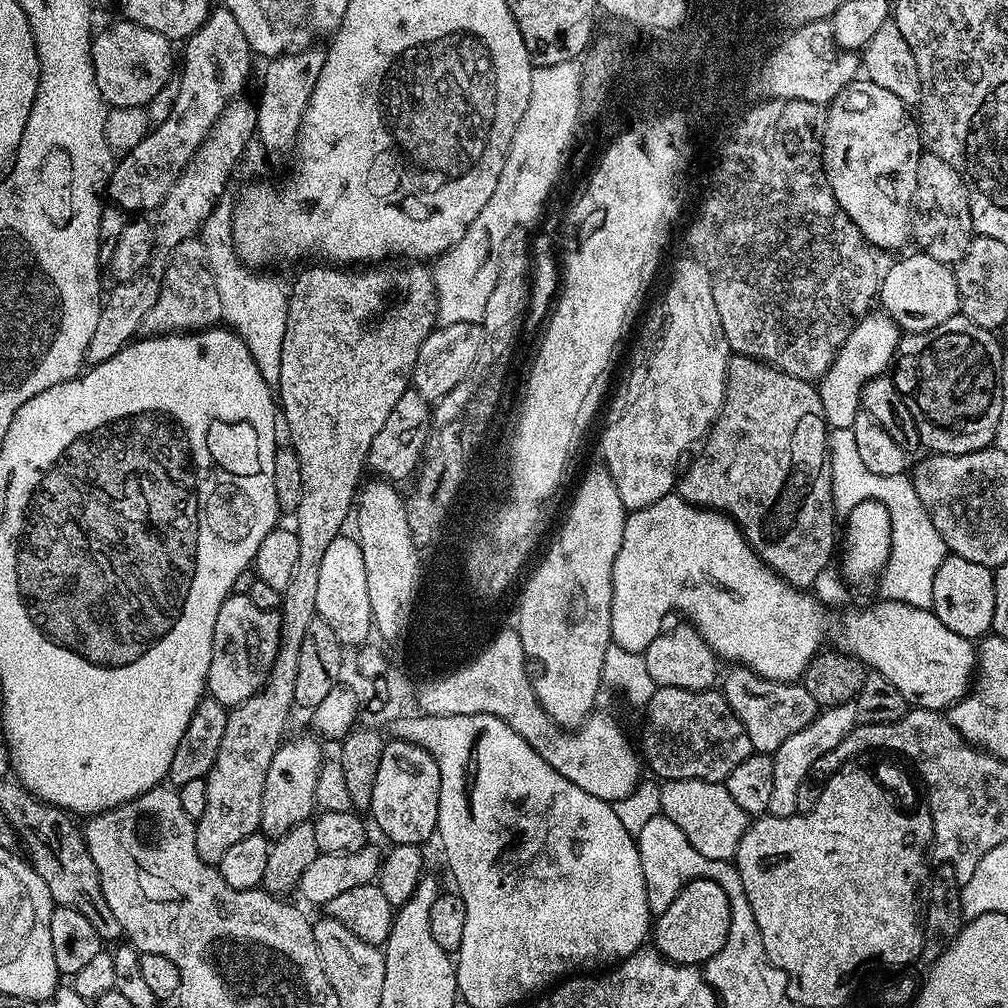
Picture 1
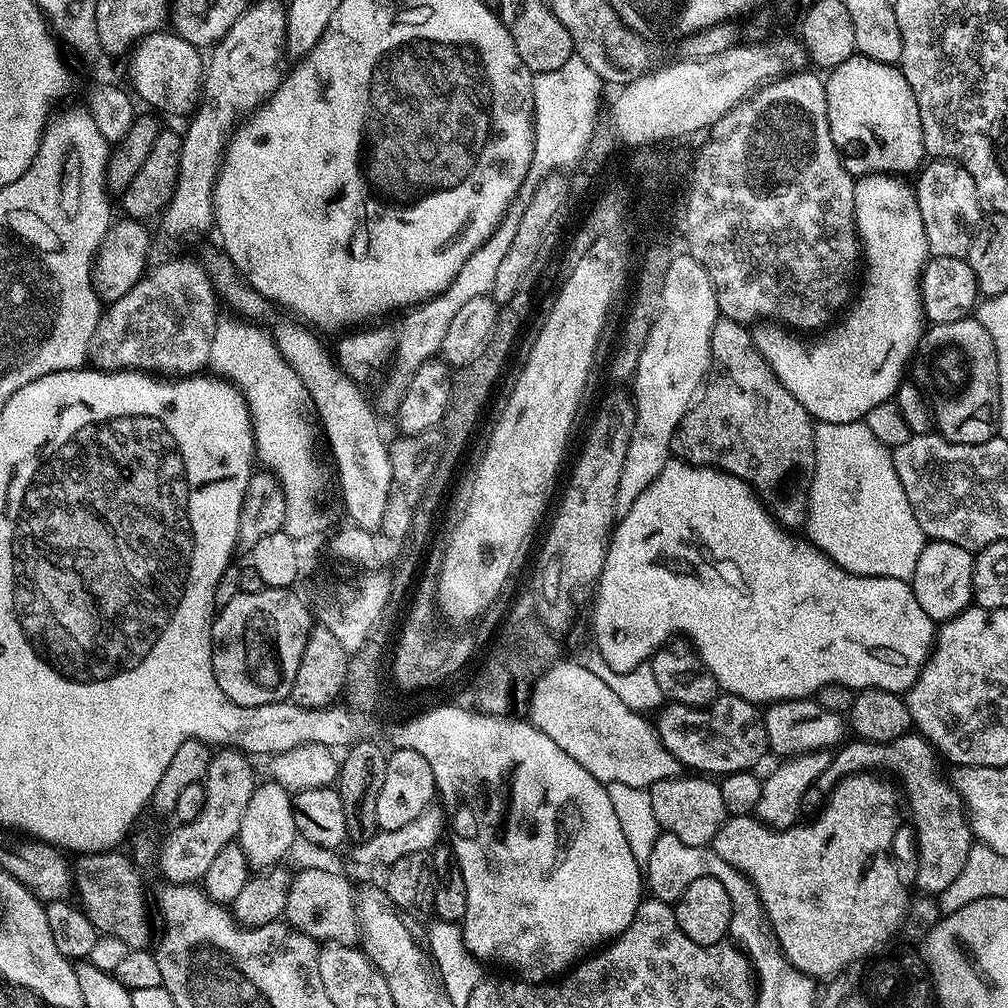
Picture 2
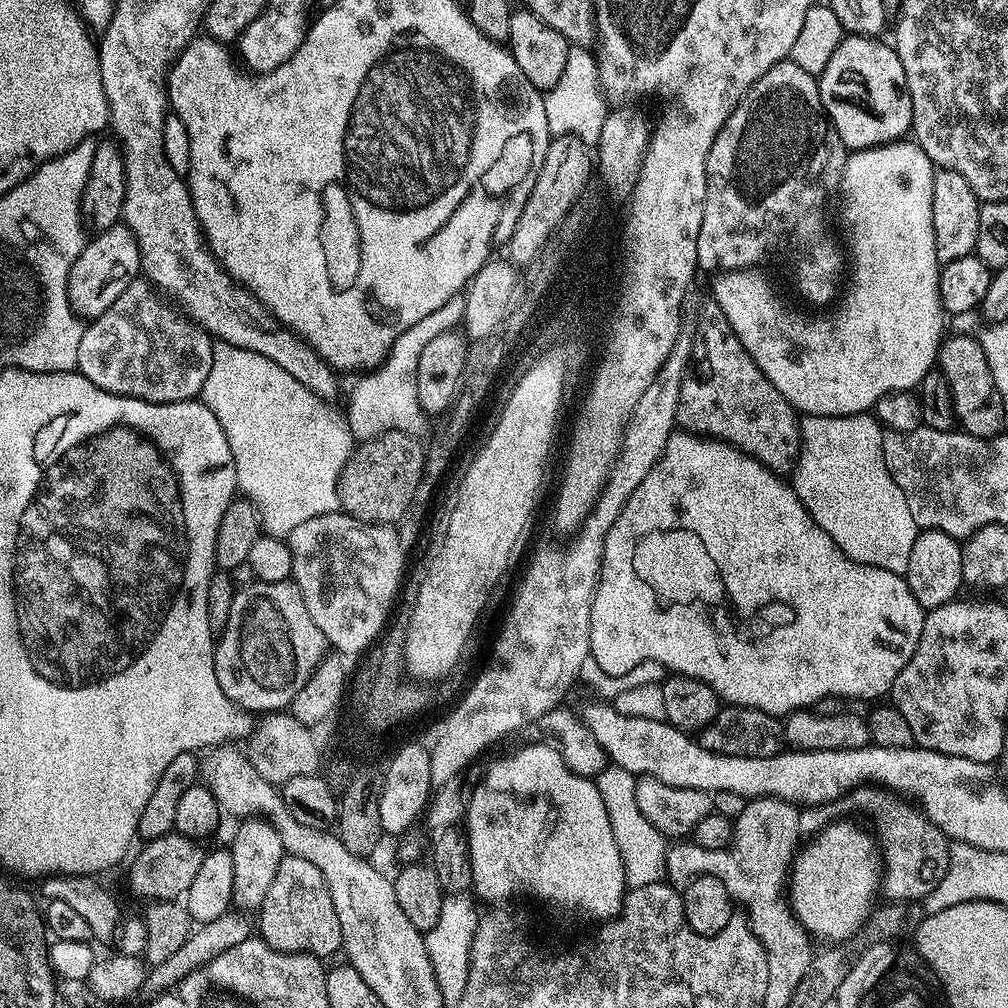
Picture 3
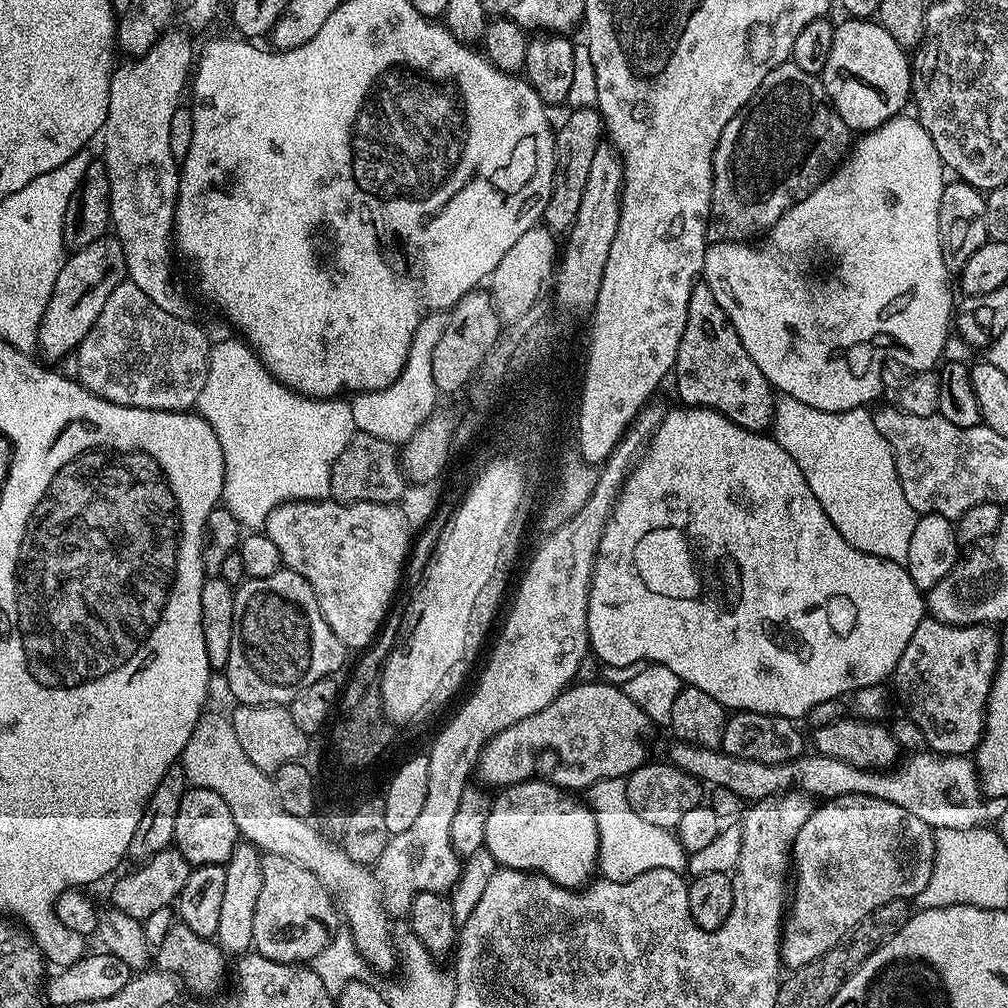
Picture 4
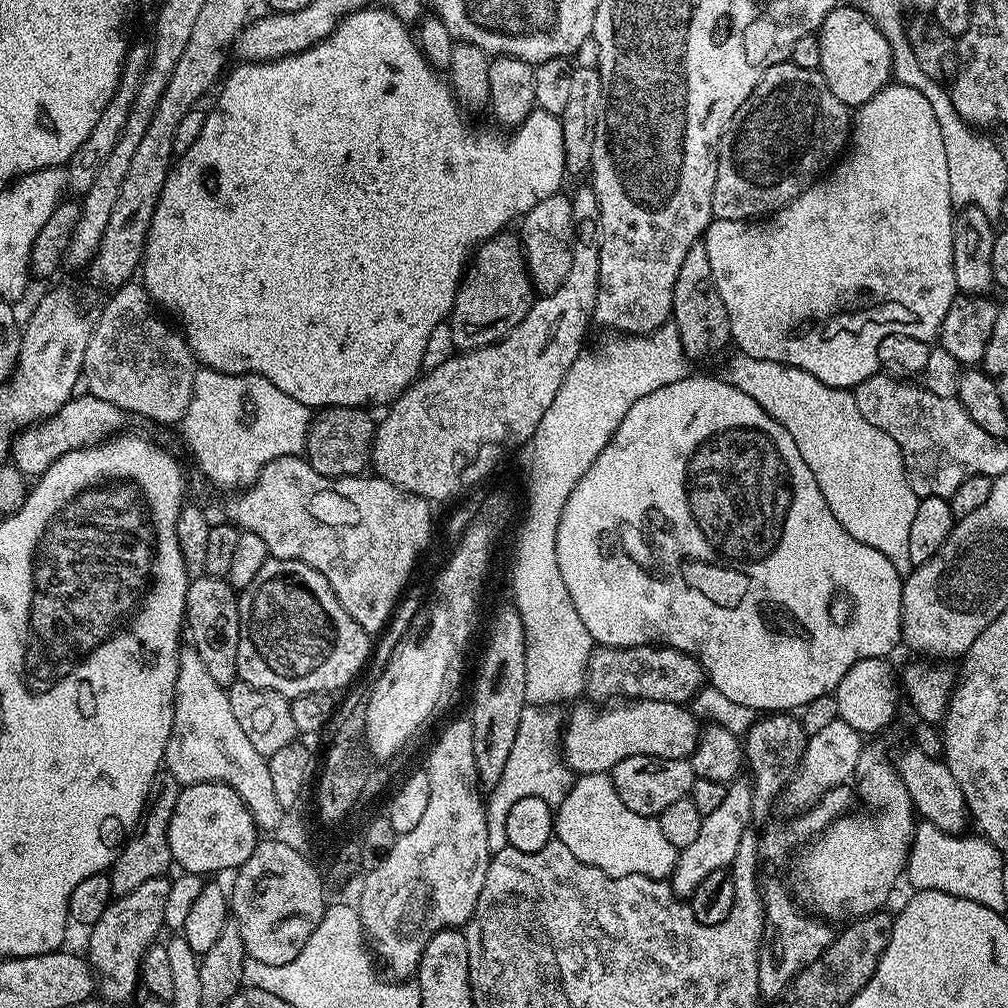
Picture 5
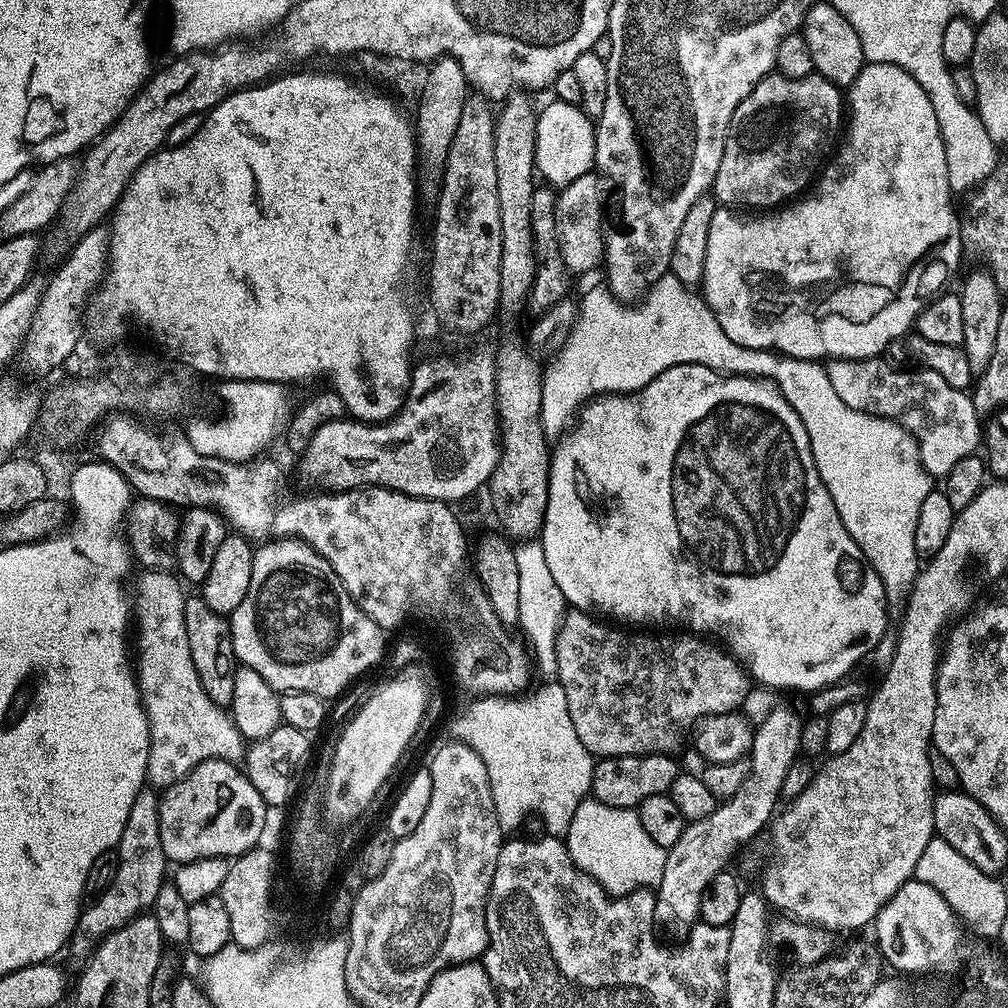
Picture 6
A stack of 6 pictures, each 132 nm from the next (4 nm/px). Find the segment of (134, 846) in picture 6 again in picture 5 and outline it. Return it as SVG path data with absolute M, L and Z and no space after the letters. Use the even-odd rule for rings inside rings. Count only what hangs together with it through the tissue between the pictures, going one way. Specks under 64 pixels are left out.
M166 770L154 774L154 782L150 782L150 794L144 804L144 814L136 824L136 831L124 843L122 854L112 863L110 879L112 891L116 896L125 896L130 890L142 886L142 882L150 882L150 878L165 875L173 867L174 861L170 854L170 838L168 837L168 823L172 817L174 806L180 797L181 785Z

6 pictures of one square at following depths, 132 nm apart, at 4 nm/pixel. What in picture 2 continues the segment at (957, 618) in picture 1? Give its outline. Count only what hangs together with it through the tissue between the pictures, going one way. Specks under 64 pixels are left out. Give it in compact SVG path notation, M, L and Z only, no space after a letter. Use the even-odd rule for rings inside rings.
M928 540L922 554L918 556L918 566L914 566L911 586L918 606L926 610L933 622L952 620L973 603L972 579L974 578L974 552L971 548L954 546L954 542Z

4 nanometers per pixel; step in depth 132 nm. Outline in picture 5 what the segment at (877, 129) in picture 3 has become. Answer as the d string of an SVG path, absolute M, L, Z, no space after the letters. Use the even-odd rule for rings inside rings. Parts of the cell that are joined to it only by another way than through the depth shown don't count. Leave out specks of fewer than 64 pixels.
M841 6L830 10L818 29L818 39L822 50L818 70L826 78L826 86L830 86L830 94L849 109L870 102L893 79L888 39L861 8Z

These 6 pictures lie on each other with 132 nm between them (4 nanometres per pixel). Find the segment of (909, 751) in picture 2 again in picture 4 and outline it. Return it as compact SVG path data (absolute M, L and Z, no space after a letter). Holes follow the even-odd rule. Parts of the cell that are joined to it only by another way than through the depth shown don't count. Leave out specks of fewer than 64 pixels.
M866 794L833 796L817 803L810 818L806 818L802 830L798 830L790 853L790 868L796 871L796 889L790 892L792 905L786 908L780 934L780 959L785 969L801 968L806 962L814 962L826 950L838 946L862 918L866 918L878 906L886 906L895 900L905 902L915 898L930 880L934 870L934 842L936 833L922 818L886 802L882 798L870 798Z

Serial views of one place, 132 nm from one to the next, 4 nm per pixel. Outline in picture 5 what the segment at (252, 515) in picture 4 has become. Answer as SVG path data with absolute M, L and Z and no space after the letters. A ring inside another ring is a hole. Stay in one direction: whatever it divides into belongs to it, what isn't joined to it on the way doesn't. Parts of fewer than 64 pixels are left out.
M200 366L194 374L194 390L190 394L190 406L186 406L182 429L184 428L184 440L188 443L201 474L220 488L240 490L254 483L261 470L274 462L274 458L300 456L304 452L308 426L313 419L313 413L305 404L290 398L290 394L282 394L282 390L278 390L278 386L266 378L252 372L226 374Z

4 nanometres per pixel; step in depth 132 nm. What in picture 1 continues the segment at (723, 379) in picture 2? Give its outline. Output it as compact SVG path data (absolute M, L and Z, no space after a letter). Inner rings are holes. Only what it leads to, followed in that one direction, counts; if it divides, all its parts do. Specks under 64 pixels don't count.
M733 355L728 361L726 390L720 412L716 415L716 421L712 423L707 436L703 437L704 449L701 450L700 457L685 472L683 469L679 473L675 491L686 502L697 504L699 508L710 508L713 512L727 513L738 525L740 533L748 540L749 546L755 550L758 558L767 568L773 568L787 584L797 590L811 589L816 583L818 574L822 574L822 570L833 563L832 551L835 553L838 548L838 517L836 508L832 505L832 475L828 465L829 431L830 425L824 419L822 410L822 398L819 391L809 381L779 372L778 369L749 356Z

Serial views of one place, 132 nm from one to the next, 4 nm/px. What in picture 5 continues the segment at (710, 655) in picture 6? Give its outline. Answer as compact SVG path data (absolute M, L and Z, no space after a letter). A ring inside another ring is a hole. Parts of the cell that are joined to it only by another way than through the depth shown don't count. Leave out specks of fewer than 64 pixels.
M643 644L637 648L597 647L588 659L586 696L592 702L612 702L617 698L665 700L687 705L705 687L704 668L690 654L673 648Z

